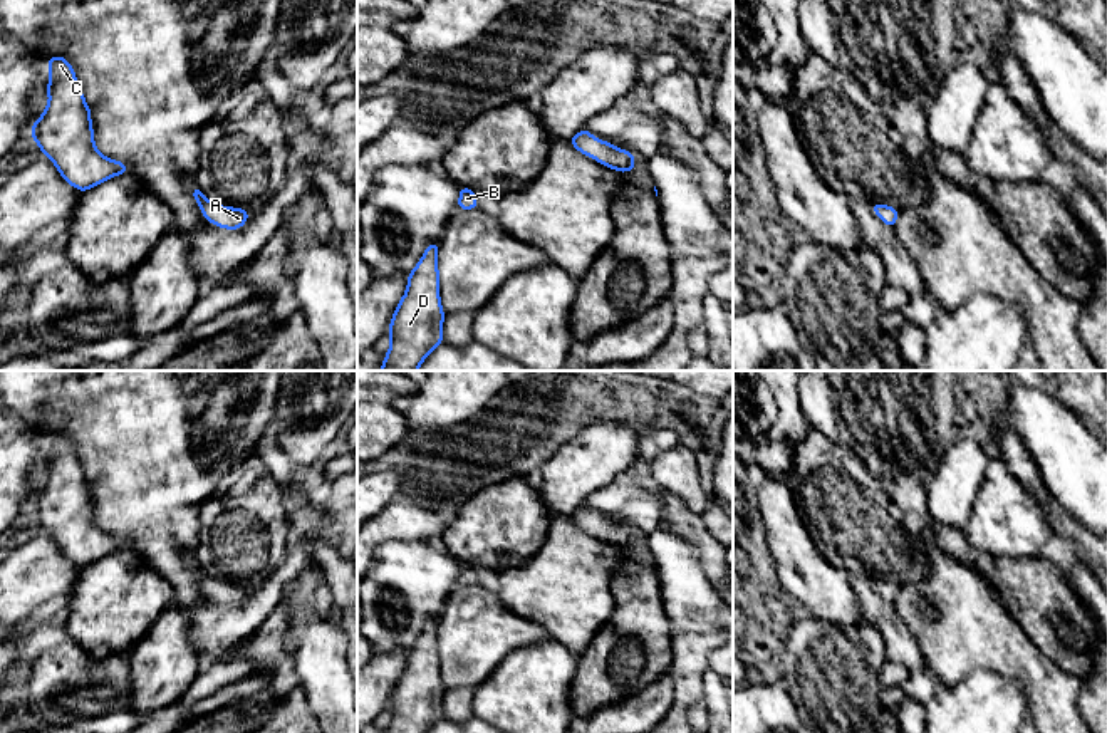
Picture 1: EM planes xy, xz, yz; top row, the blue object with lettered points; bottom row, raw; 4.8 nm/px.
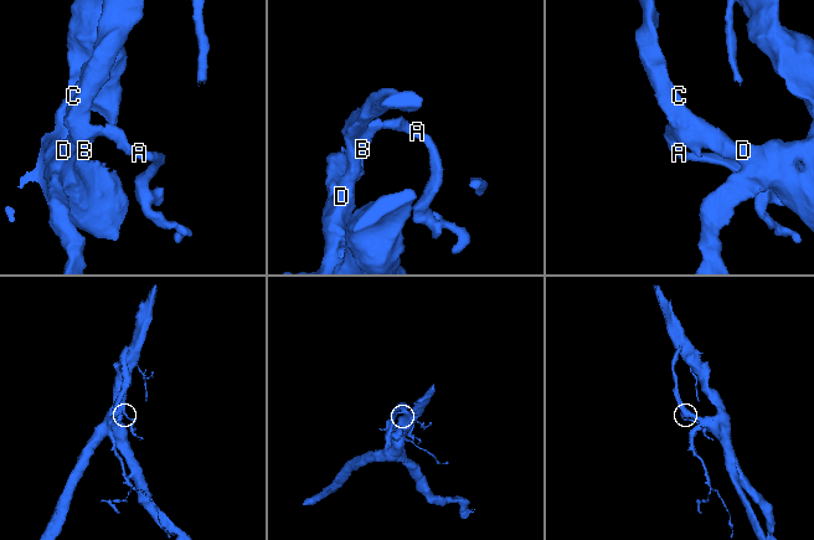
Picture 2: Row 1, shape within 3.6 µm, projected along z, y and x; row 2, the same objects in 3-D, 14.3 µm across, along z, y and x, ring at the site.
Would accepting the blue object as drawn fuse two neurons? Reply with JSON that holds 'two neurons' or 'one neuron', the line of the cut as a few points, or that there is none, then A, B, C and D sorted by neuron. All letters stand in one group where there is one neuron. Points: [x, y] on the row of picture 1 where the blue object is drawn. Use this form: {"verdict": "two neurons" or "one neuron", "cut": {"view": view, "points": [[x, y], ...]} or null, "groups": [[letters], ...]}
{"verdict": "one neuron", "cut": null, "groups": [["A", "B", "C", "D"]]}

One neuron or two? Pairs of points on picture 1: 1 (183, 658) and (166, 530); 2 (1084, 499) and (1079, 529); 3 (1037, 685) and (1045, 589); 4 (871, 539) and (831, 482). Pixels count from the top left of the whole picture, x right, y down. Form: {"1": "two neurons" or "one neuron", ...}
{"1": "two neurons", "2": "two neurons", "3": "two neurons", "4": "one neuron"}

